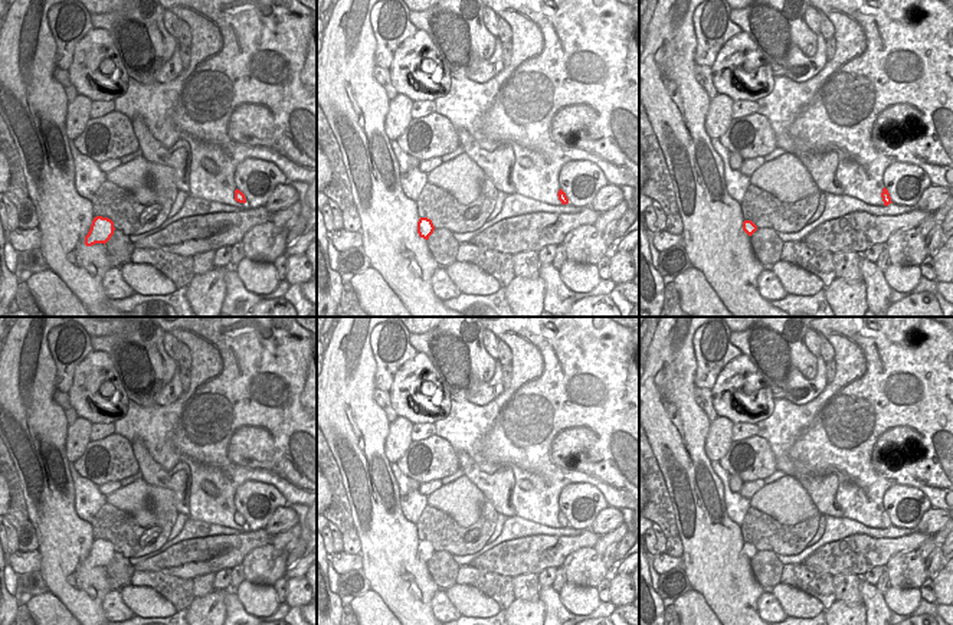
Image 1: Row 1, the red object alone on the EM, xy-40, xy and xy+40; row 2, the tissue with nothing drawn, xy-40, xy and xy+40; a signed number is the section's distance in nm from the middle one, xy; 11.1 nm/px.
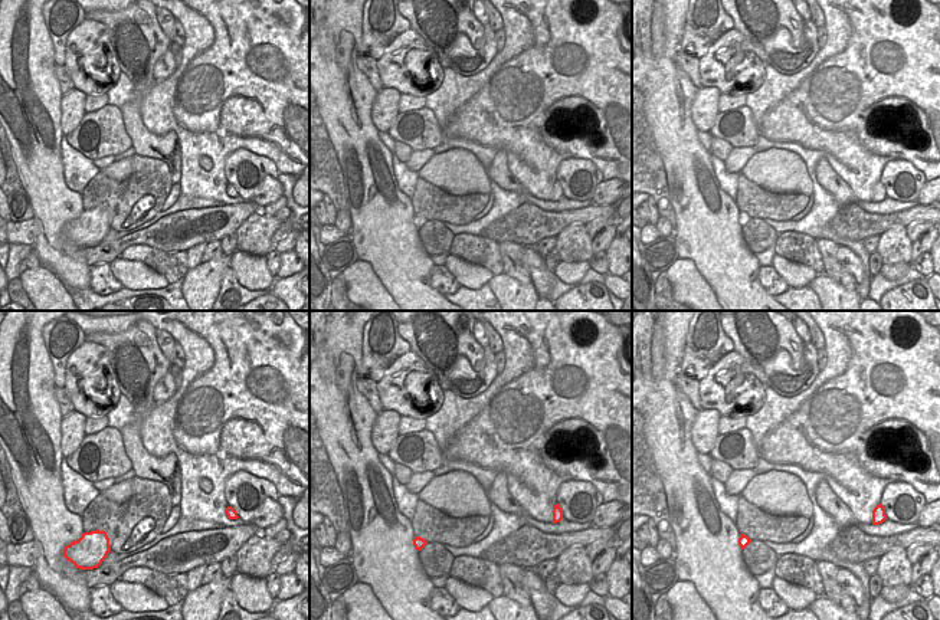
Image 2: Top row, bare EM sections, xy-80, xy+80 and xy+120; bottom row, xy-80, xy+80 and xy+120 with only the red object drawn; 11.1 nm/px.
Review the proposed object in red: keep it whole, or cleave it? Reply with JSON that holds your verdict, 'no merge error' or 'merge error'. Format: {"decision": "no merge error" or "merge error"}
{"decision": "no merge error"}

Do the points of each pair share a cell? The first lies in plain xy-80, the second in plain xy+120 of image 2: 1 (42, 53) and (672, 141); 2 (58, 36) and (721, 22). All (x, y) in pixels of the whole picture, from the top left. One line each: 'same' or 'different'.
1: same
2: same

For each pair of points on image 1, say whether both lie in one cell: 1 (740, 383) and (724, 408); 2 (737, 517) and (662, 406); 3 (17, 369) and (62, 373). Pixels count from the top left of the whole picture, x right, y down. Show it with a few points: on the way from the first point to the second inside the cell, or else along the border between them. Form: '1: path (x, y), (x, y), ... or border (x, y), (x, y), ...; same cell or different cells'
1: path (732, 389), (721, 390), (720, 395), (724, 399); same cell
2: border (711, 465), (721, 483), (726, 514), (739, 526); different cells
3: border (48, 340), (48, 349), (55, 365), (56, 389); different cells

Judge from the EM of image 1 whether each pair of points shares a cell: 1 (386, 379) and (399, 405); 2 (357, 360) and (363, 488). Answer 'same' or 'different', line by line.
1: different
2: same

